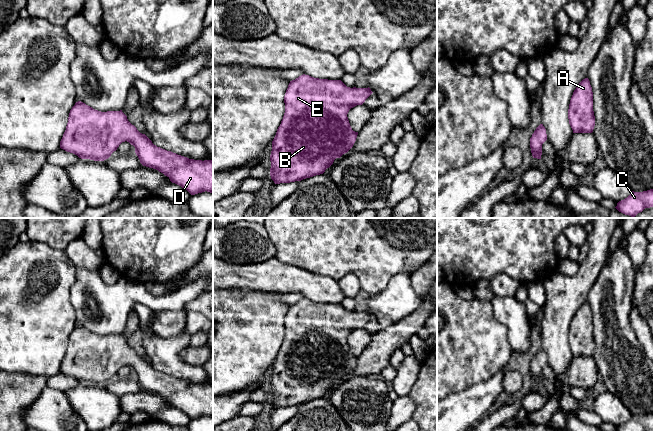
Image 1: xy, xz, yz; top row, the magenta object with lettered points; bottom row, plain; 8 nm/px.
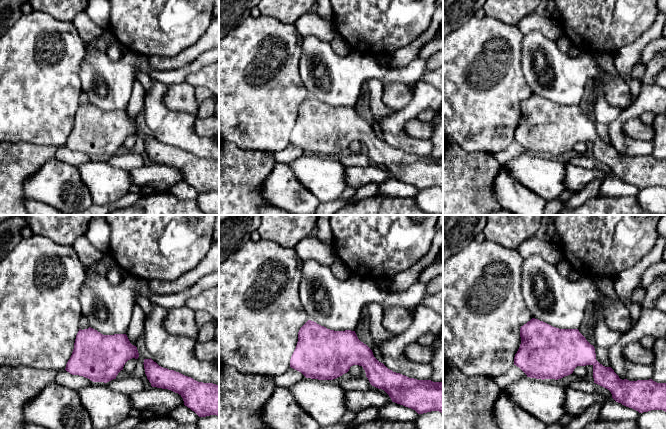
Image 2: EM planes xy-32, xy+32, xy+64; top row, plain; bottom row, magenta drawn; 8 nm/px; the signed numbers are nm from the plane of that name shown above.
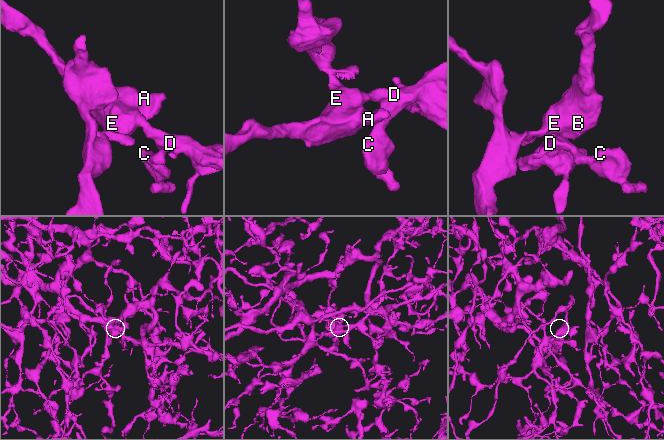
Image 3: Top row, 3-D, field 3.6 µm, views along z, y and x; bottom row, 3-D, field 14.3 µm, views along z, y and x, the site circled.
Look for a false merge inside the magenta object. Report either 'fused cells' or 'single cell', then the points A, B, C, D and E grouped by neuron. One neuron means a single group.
single cell | A B C D E

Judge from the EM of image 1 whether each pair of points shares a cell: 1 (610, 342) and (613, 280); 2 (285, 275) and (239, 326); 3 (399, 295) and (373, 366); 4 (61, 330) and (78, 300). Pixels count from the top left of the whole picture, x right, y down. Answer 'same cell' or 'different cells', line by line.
1: same cell
2: different cells
3: different cells
4: different cells

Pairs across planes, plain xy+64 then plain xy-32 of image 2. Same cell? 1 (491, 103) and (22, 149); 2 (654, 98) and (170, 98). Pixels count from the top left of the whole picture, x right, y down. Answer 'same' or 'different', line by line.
1: different
2: different

